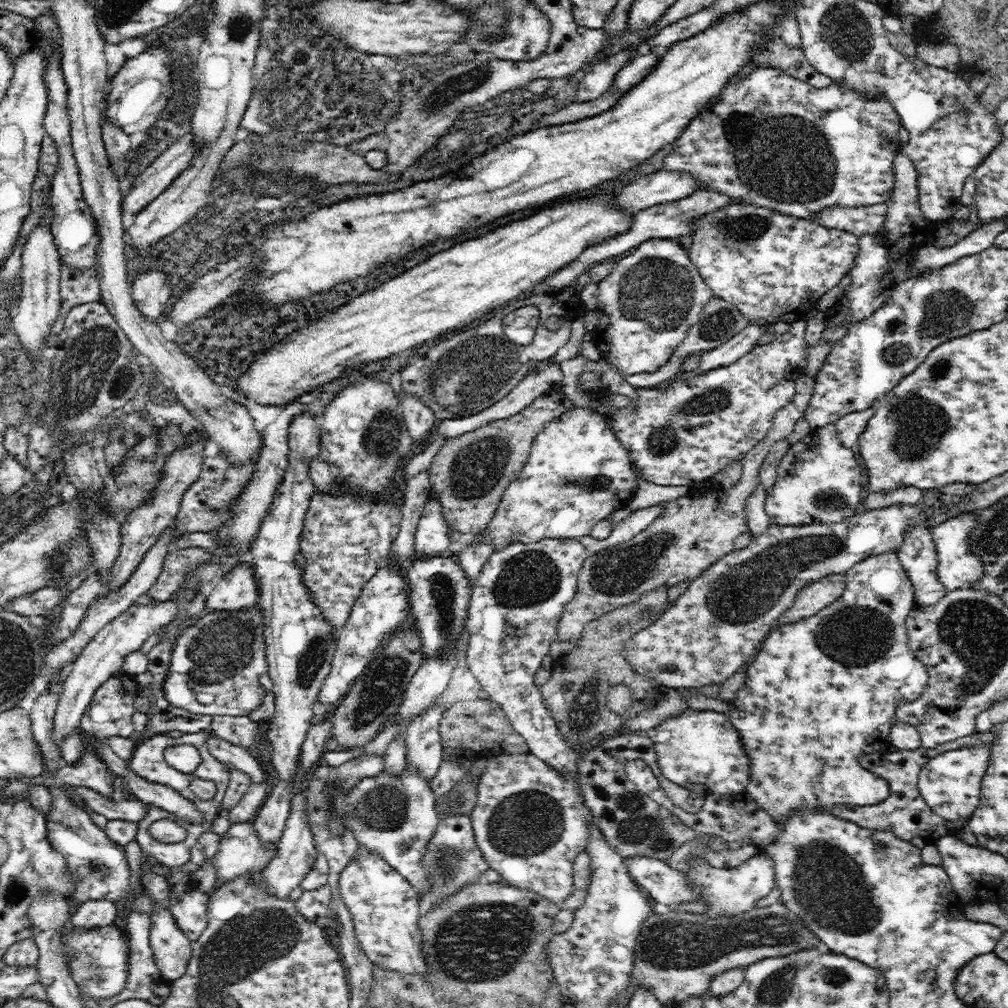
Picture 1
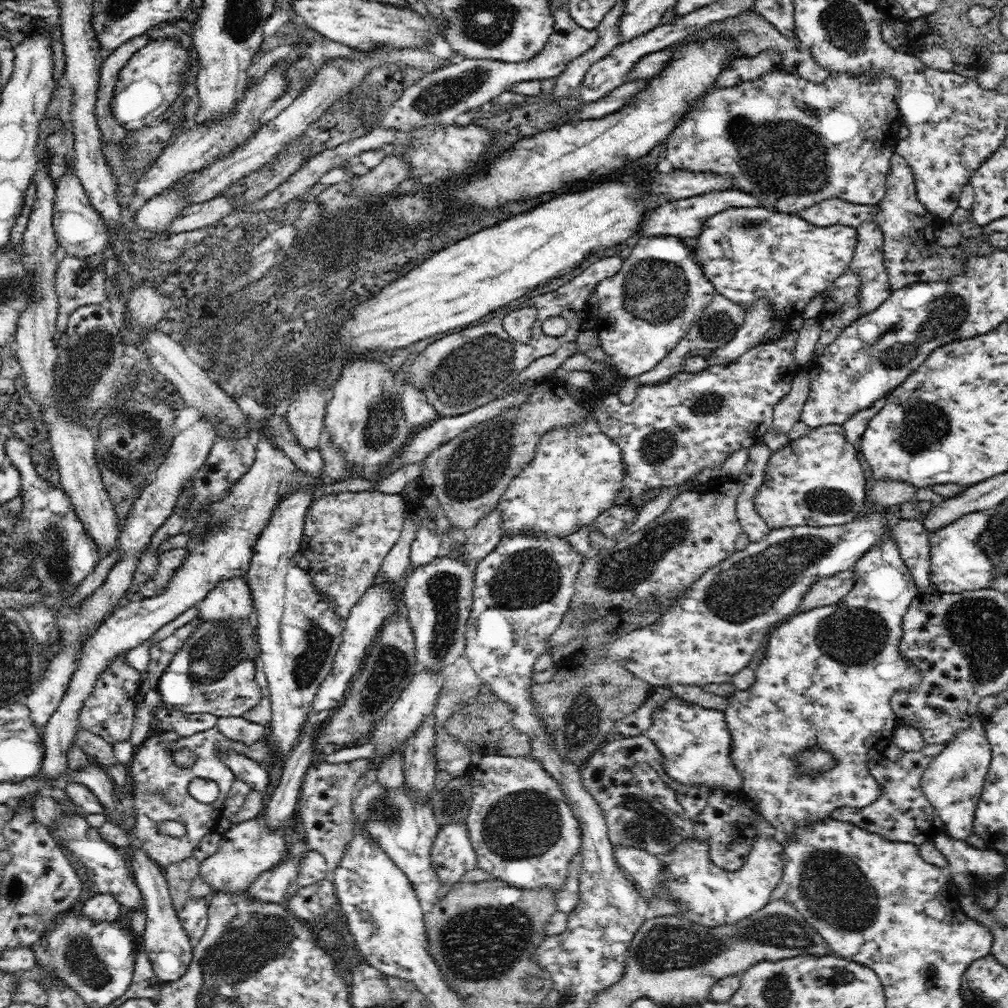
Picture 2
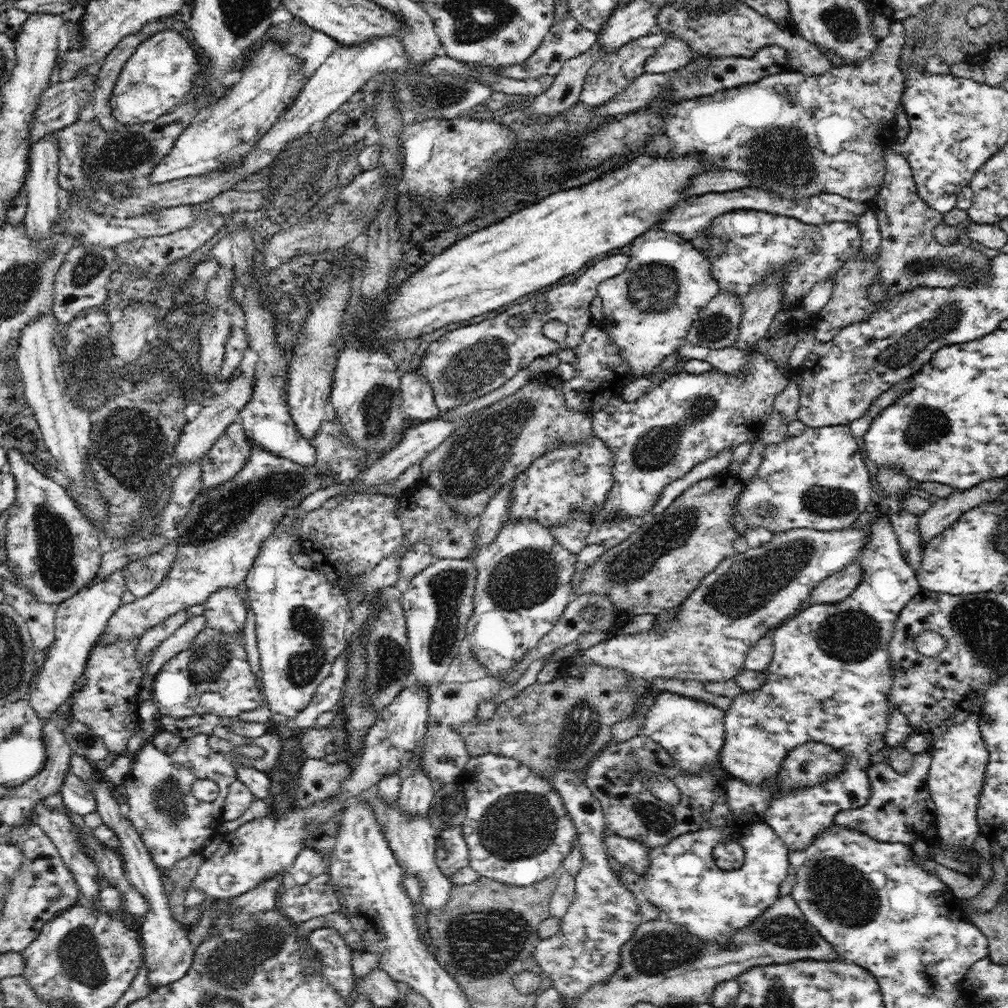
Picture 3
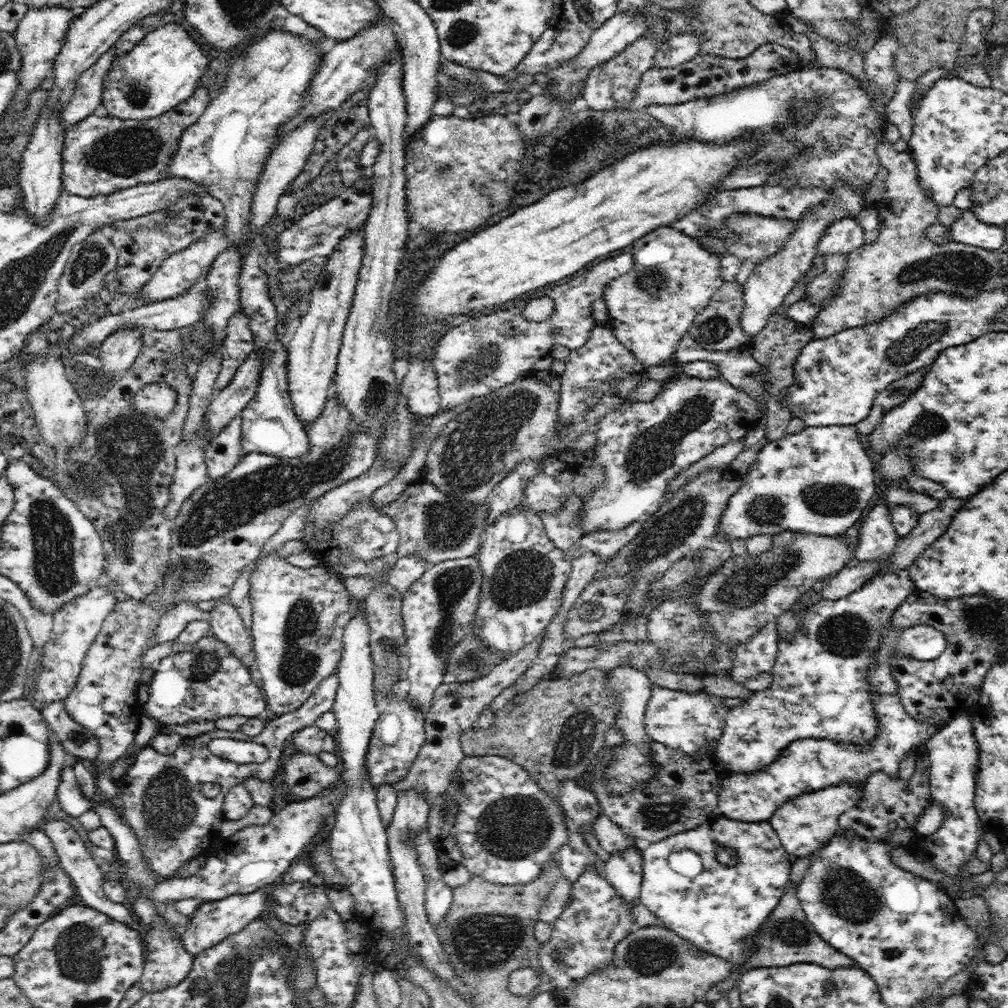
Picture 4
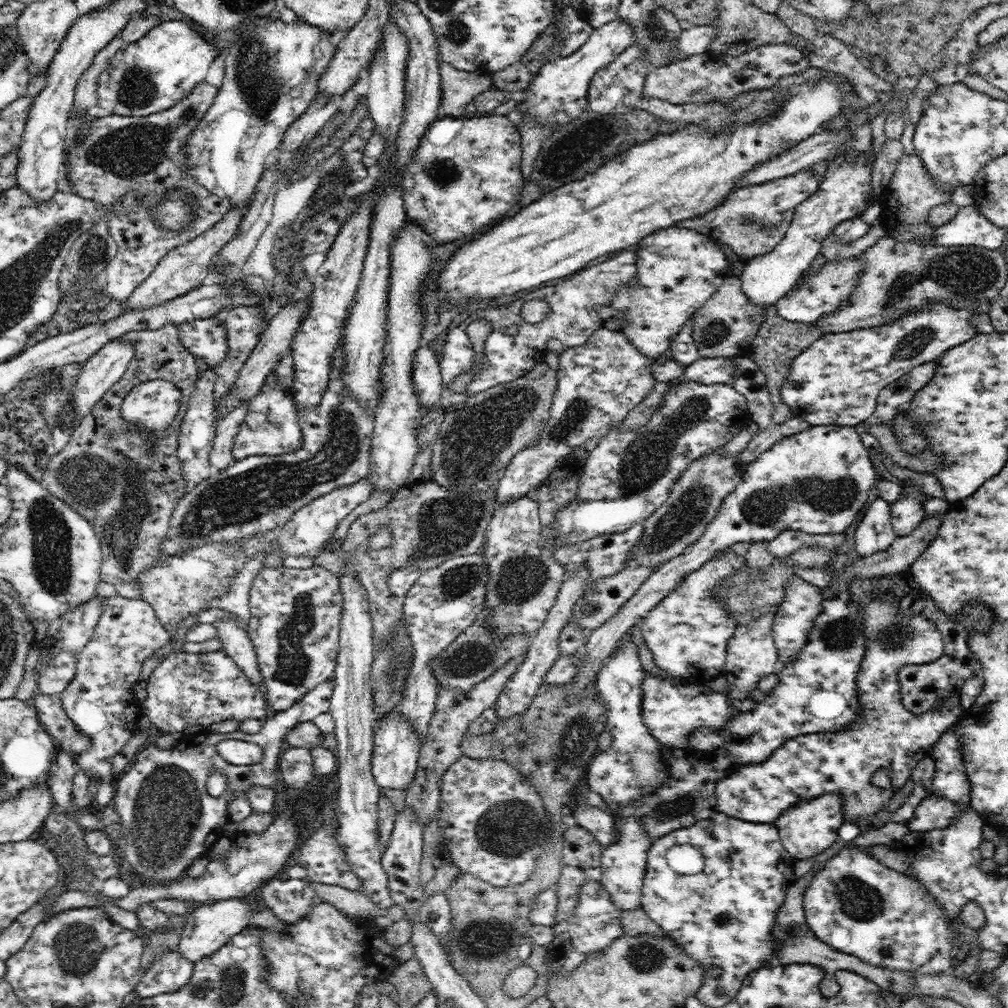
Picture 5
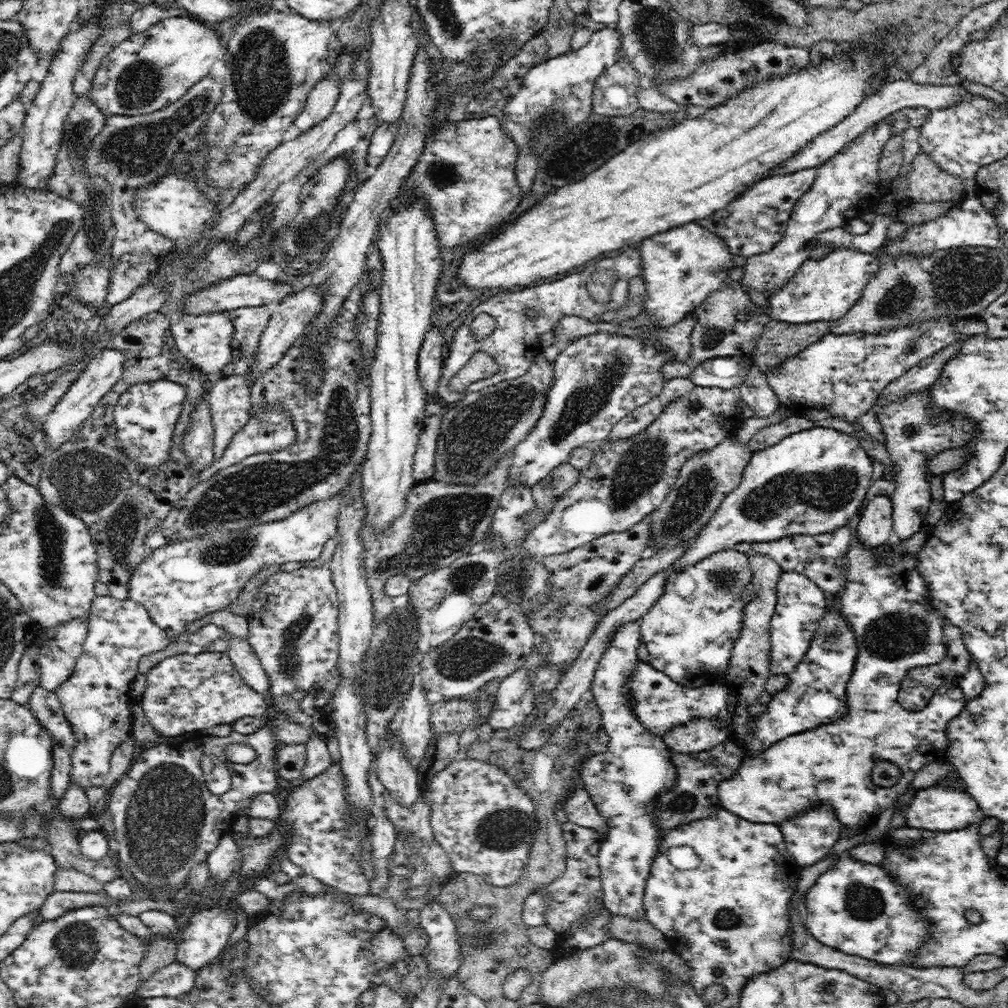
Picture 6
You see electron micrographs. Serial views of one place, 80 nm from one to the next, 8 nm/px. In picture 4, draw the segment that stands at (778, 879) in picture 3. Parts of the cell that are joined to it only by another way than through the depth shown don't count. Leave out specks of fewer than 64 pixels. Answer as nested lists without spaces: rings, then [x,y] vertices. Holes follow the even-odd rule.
[[[720,813],[692,830],[644,844],[642,855],[641,903],[664,927],[694,943],[700,951],[732,963],[732,974],[726,980],[712,984],[706,992],[704,1001],[714,1004],[738,983],[742,974],[739,964],[749,957],[756,932],[785,893],[794,858],[786,852],[768,821],[744,823]],[[722,847],[732,847],[736,851],[736,864],[722,864],[717,859],[717,852]],[[684,848],[700,854],[704,862],[704,872],[700,876],[678,876],[668,865],[668,856]]]

